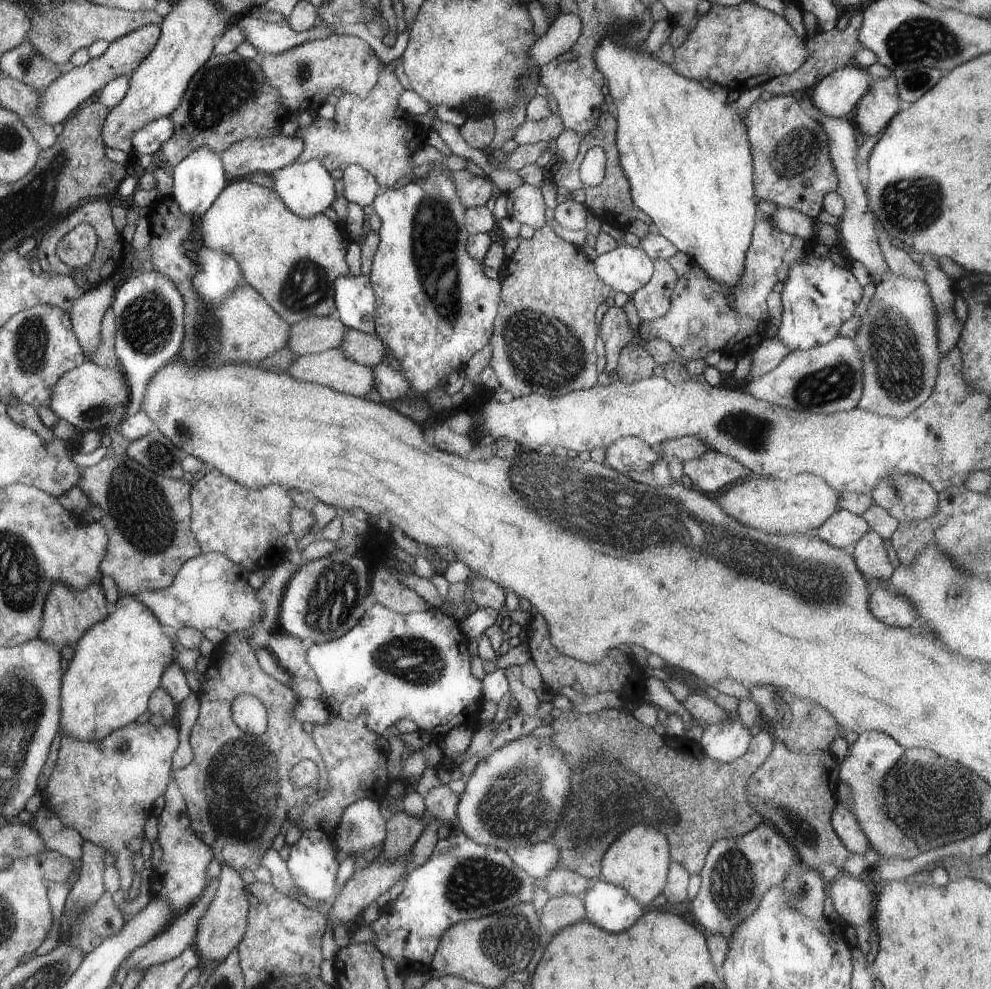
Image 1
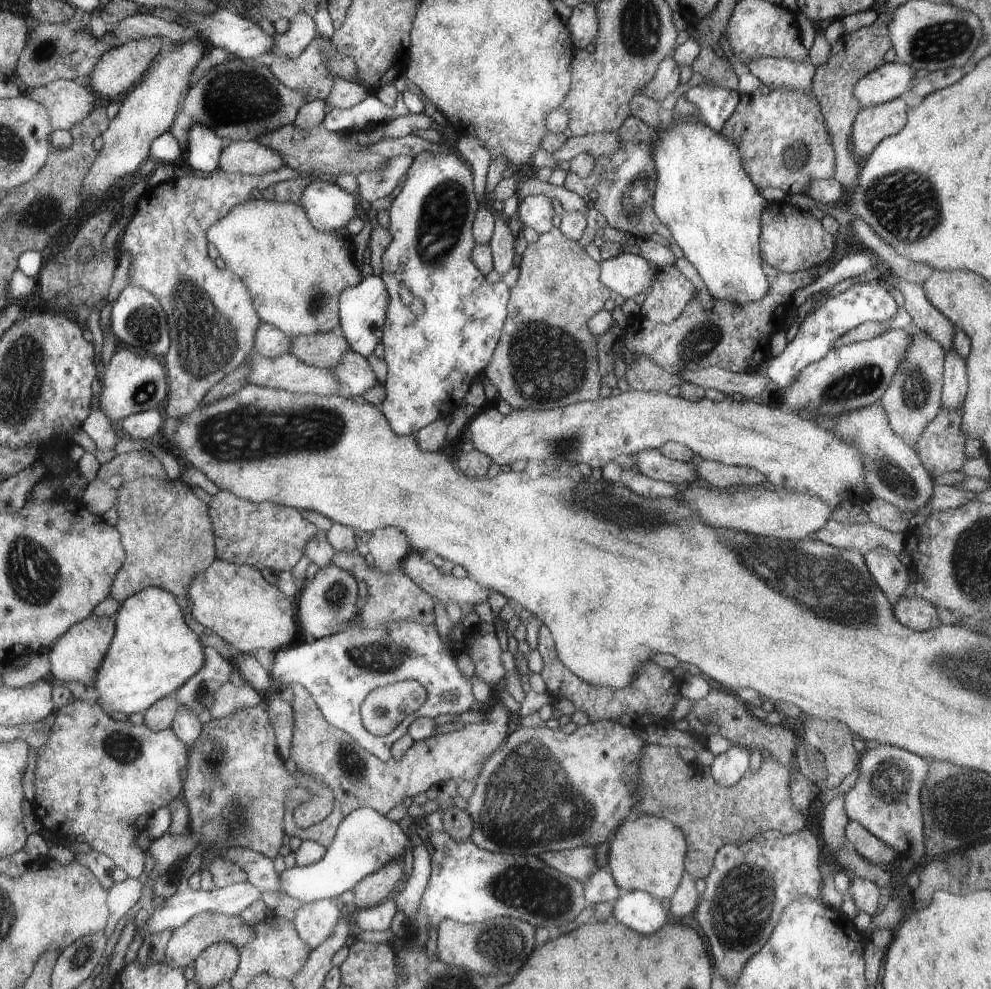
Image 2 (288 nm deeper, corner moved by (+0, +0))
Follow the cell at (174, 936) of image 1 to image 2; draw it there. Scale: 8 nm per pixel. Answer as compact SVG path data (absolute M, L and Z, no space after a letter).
M203 912L199 916L189 918L183 926L175 928L167 946L165 946L165 964L175 966L175 968L189 968L197 956L201 952L205 952L205 948L217 944L217 942L227 942L233 944L239 952L247 946L249 940L255 938L255 926L247 924L245 920L241 920L241 916L225 916L225 914L211 914L211 912Z

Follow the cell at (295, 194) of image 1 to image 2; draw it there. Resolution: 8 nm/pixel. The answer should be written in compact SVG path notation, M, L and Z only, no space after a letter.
M311 178L309 188L303 192L301 206L319 232L339 232L357 212L355 198L323 180Z

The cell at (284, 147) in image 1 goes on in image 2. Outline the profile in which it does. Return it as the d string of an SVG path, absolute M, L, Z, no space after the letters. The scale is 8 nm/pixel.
M231 142L225 146L219 158L219 170L227 174L243 174L243 176L263 176L267 172L279 170L285 162L281 156L259 142Z

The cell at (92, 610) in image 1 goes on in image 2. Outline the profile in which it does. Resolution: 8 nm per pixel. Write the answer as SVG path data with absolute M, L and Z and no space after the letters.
M85 618L85 622L77 622L71 626L61 638L57 638L49 650L45 650L49 662L51 662L51 676L69 684L69 682L79 682L85 688L95 686L95 676L97 670L101 668L101 662L105 654L109 652L111 646L111 636L115 636L115 618Z

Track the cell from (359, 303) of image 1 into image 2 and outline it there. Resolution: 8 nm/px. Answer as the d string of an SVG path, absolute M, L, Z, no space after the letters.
M369 276L361 280L359 286L347 288L339 296L339 308L341 308L341 330L345 332L345 340L349 342L351 352L367 358L373 354L375 346L383 338L383 326L387 320L387 306L389 306L389 294L385 288L385 282L379 276Z

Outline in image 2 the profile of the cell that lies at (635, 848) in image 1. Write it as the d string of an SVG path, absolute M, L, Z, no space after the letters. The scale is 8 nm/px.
M657 816L629 818L609 840L609 872L623 892L647 892L659 900L671 898L685 874L687 848L683 830L671 820Z

